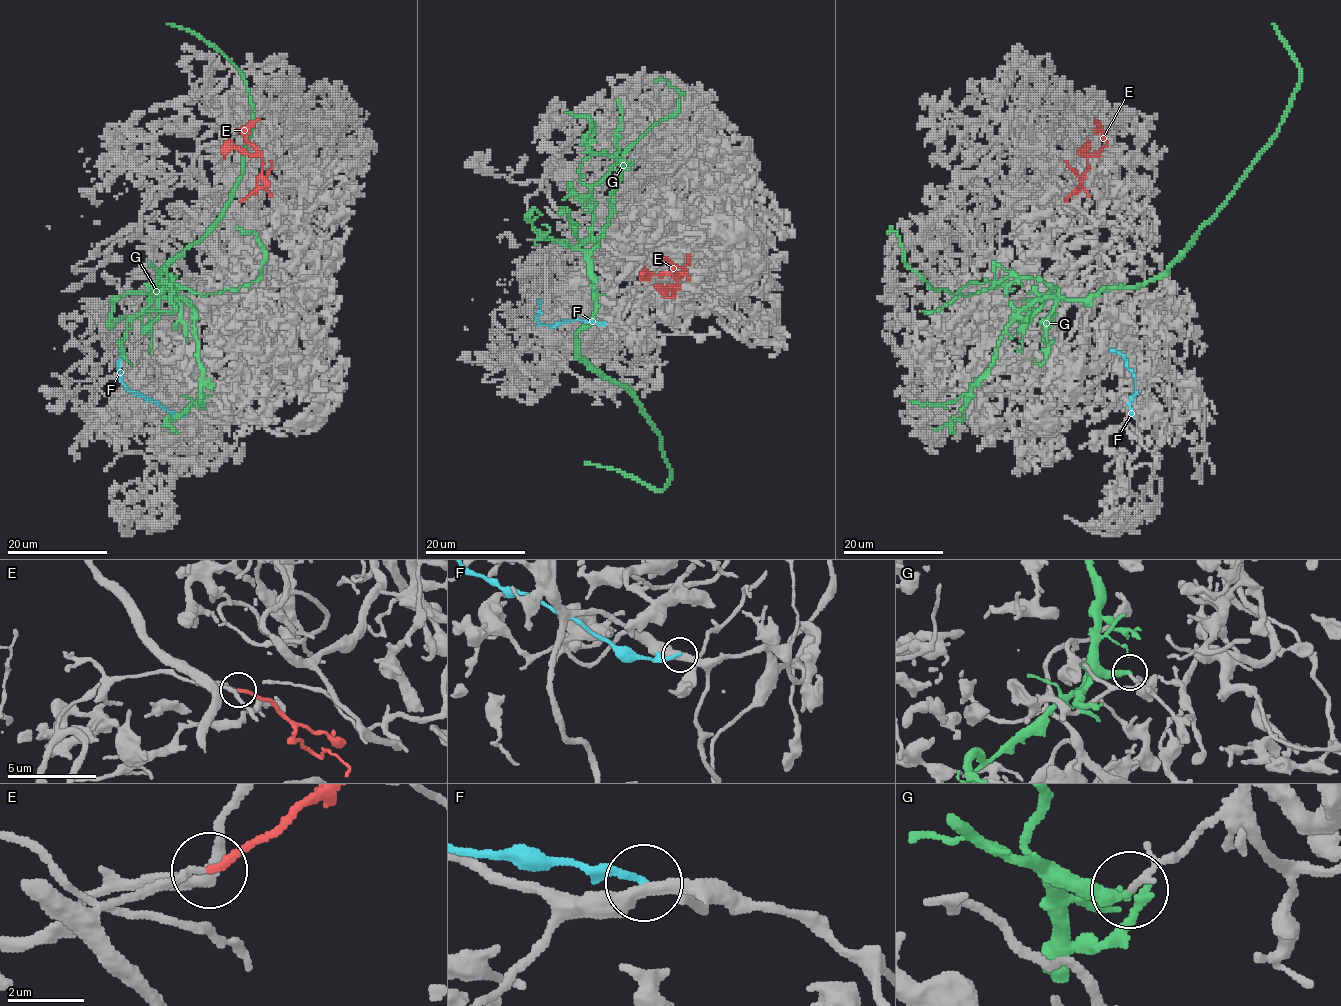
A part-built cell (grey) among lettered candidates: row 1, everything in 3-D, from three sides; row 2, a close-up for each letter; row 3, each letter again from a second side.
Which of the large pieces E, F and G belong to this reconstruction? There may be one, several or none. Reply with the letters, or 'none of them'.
E

